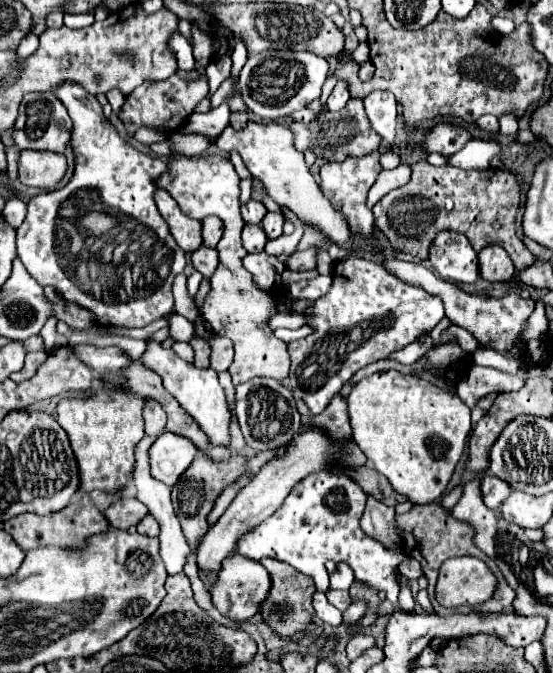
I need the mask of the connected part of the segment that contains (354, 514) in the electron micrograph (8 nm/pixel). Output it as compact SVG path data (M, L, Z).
M326 471L311 473L295 485L286 497L284 505L268 517L262 525L246 533L238 543L238 553L260 561L262 557L272 557L284 561L314 579L318 591L326 591L326 561L348 561L354 569L358 583L370 589L382 589L388 601L398 603L400 583L396 577L396 567L402 563L404 553L400 549L388 551L382 543L368 537L360 527L360 517L364 513L366 493L346 475L336 475Z

